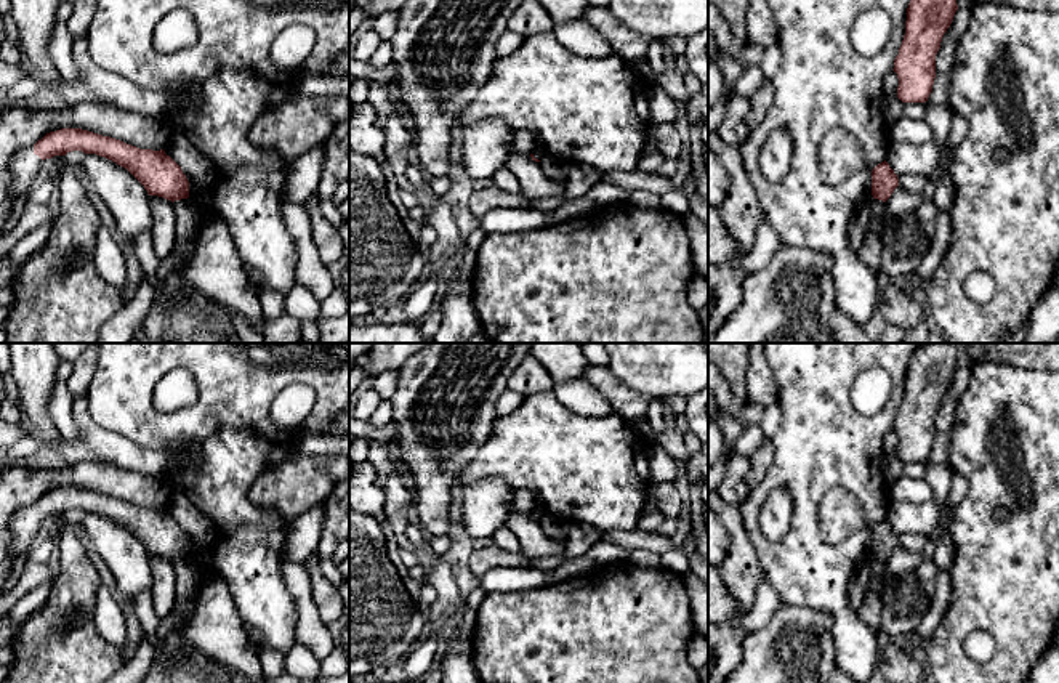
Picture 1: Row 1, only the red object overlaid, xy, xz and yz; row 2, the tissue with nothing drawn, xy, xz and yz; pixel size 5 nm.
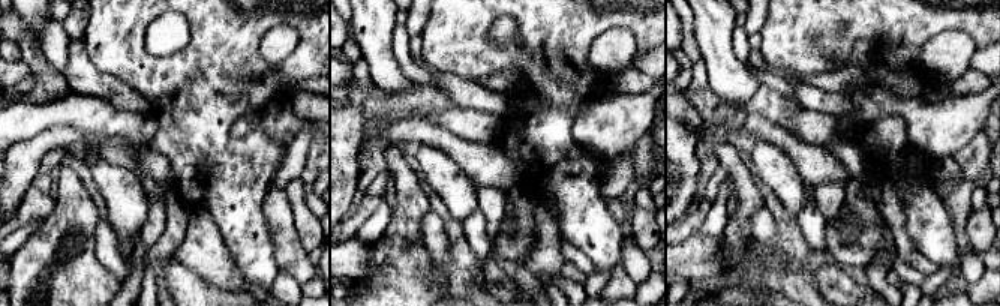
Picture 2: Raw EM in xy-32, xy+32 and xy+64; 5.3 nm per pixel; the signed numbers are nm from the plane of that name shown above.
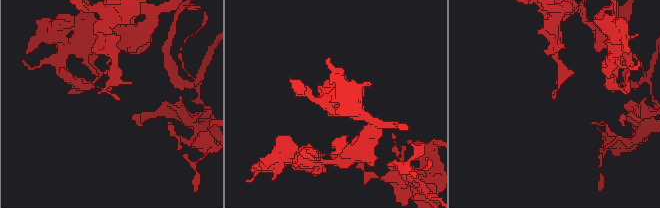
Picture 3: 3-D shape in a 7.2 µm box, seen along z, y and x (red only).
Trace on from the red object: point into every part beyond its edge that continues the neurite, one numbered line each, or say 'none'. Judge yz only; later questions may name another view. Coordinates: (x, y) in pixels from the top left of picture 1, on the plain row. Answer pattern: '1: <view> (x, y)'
none

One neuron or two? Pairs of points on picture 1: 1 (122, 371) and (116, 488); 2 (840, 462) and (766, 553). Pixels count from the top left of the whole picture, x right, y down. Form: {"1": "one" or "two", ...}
{"1": "two", "2": "one"}

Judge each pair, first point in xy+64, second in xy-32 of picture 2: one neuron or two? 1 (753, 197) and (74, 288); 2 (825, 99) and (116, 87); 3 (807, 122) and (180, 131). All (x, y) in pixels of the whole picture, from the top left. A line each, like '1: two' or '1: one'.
1: one
2: one
3: two

